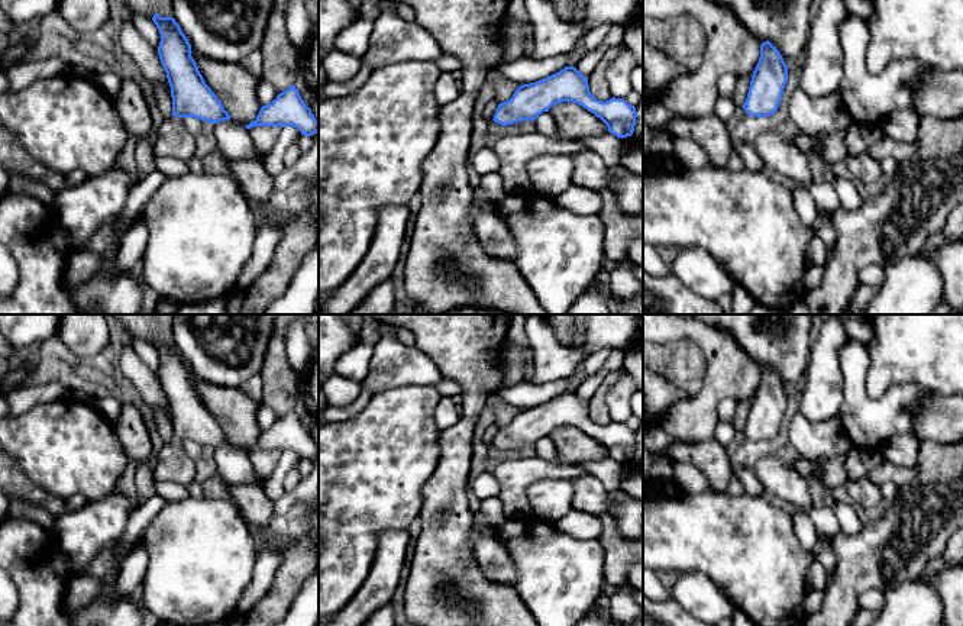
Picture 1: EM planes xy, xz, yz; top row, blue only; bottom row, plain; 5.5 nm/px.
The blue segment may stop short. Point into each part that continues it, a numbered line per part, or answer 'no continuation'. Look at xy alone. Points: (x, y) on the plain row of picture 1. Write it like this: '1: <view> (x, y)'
1: xy (173, 464)

